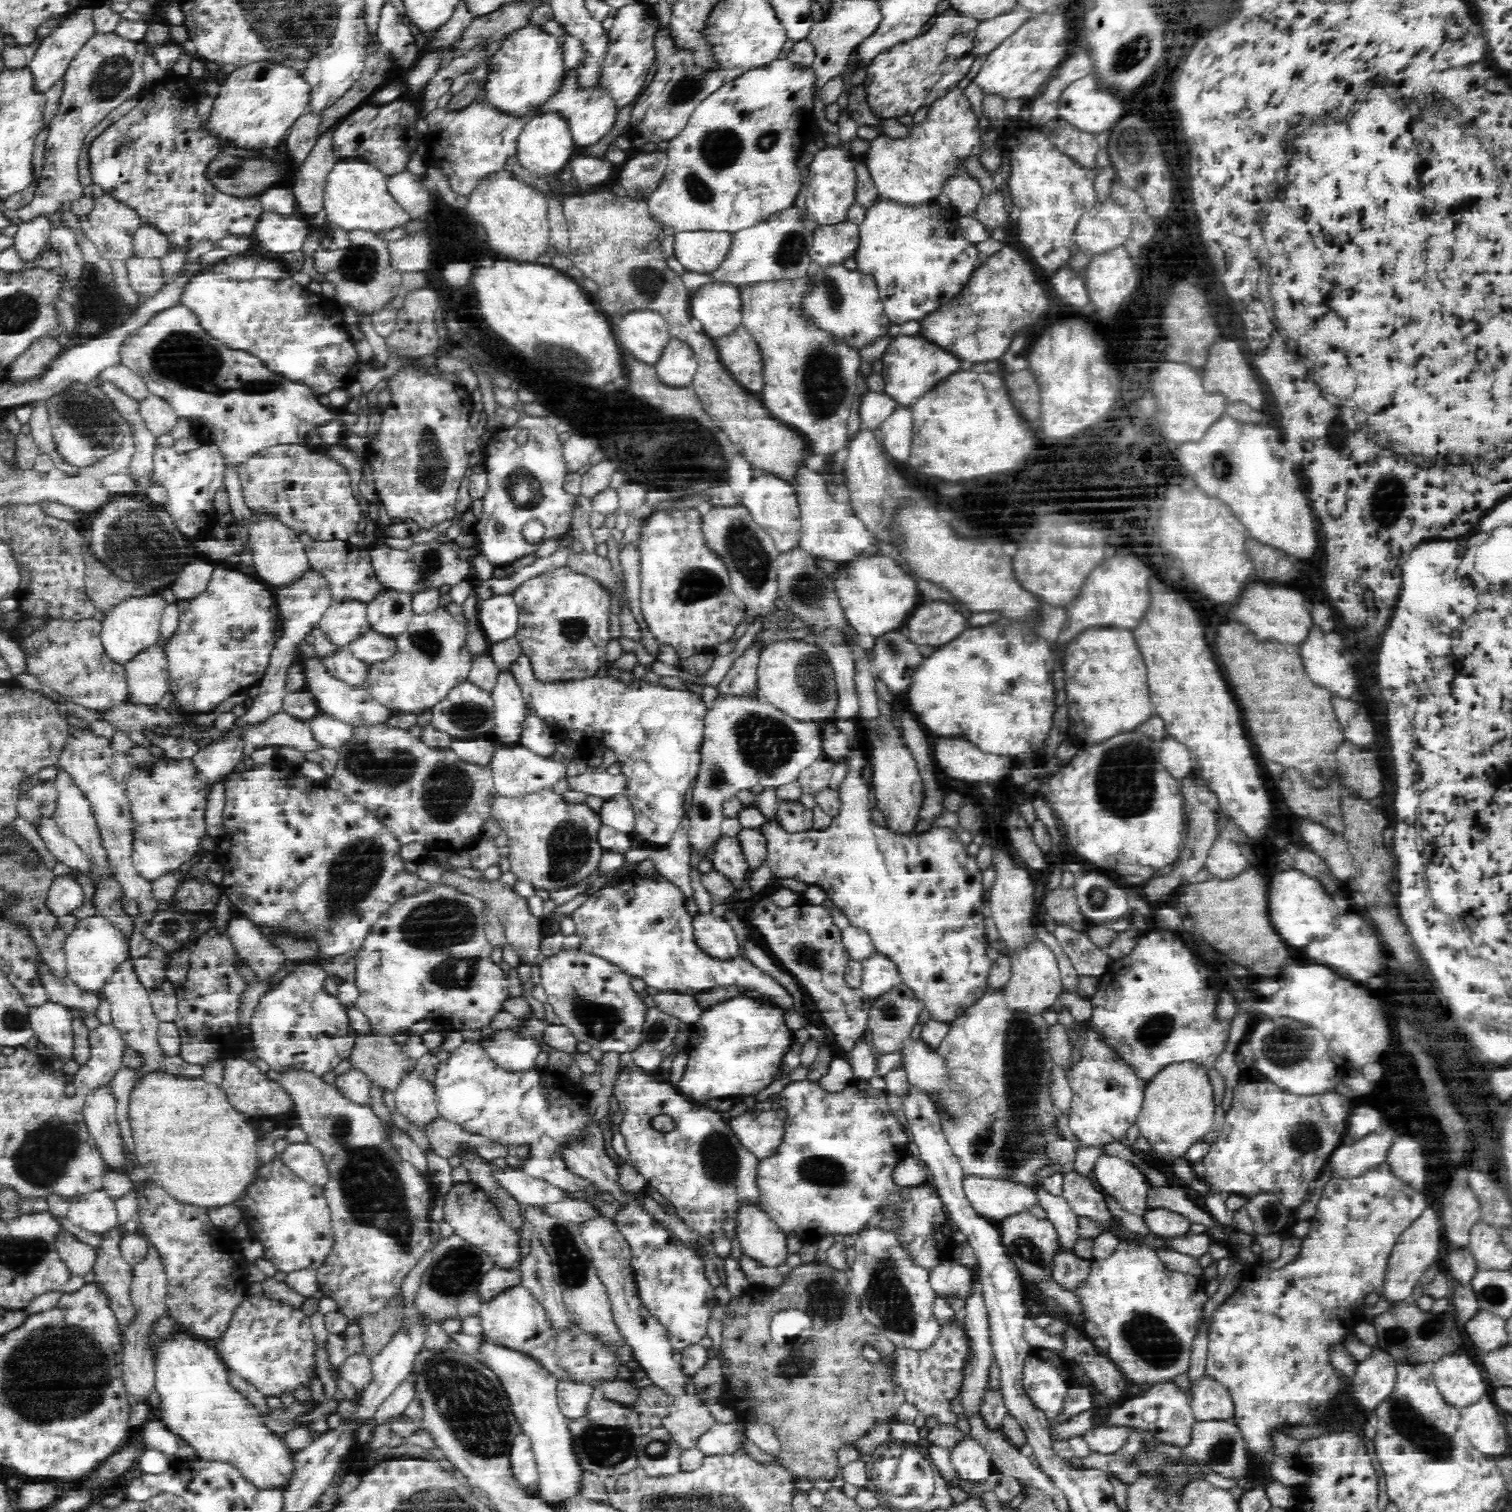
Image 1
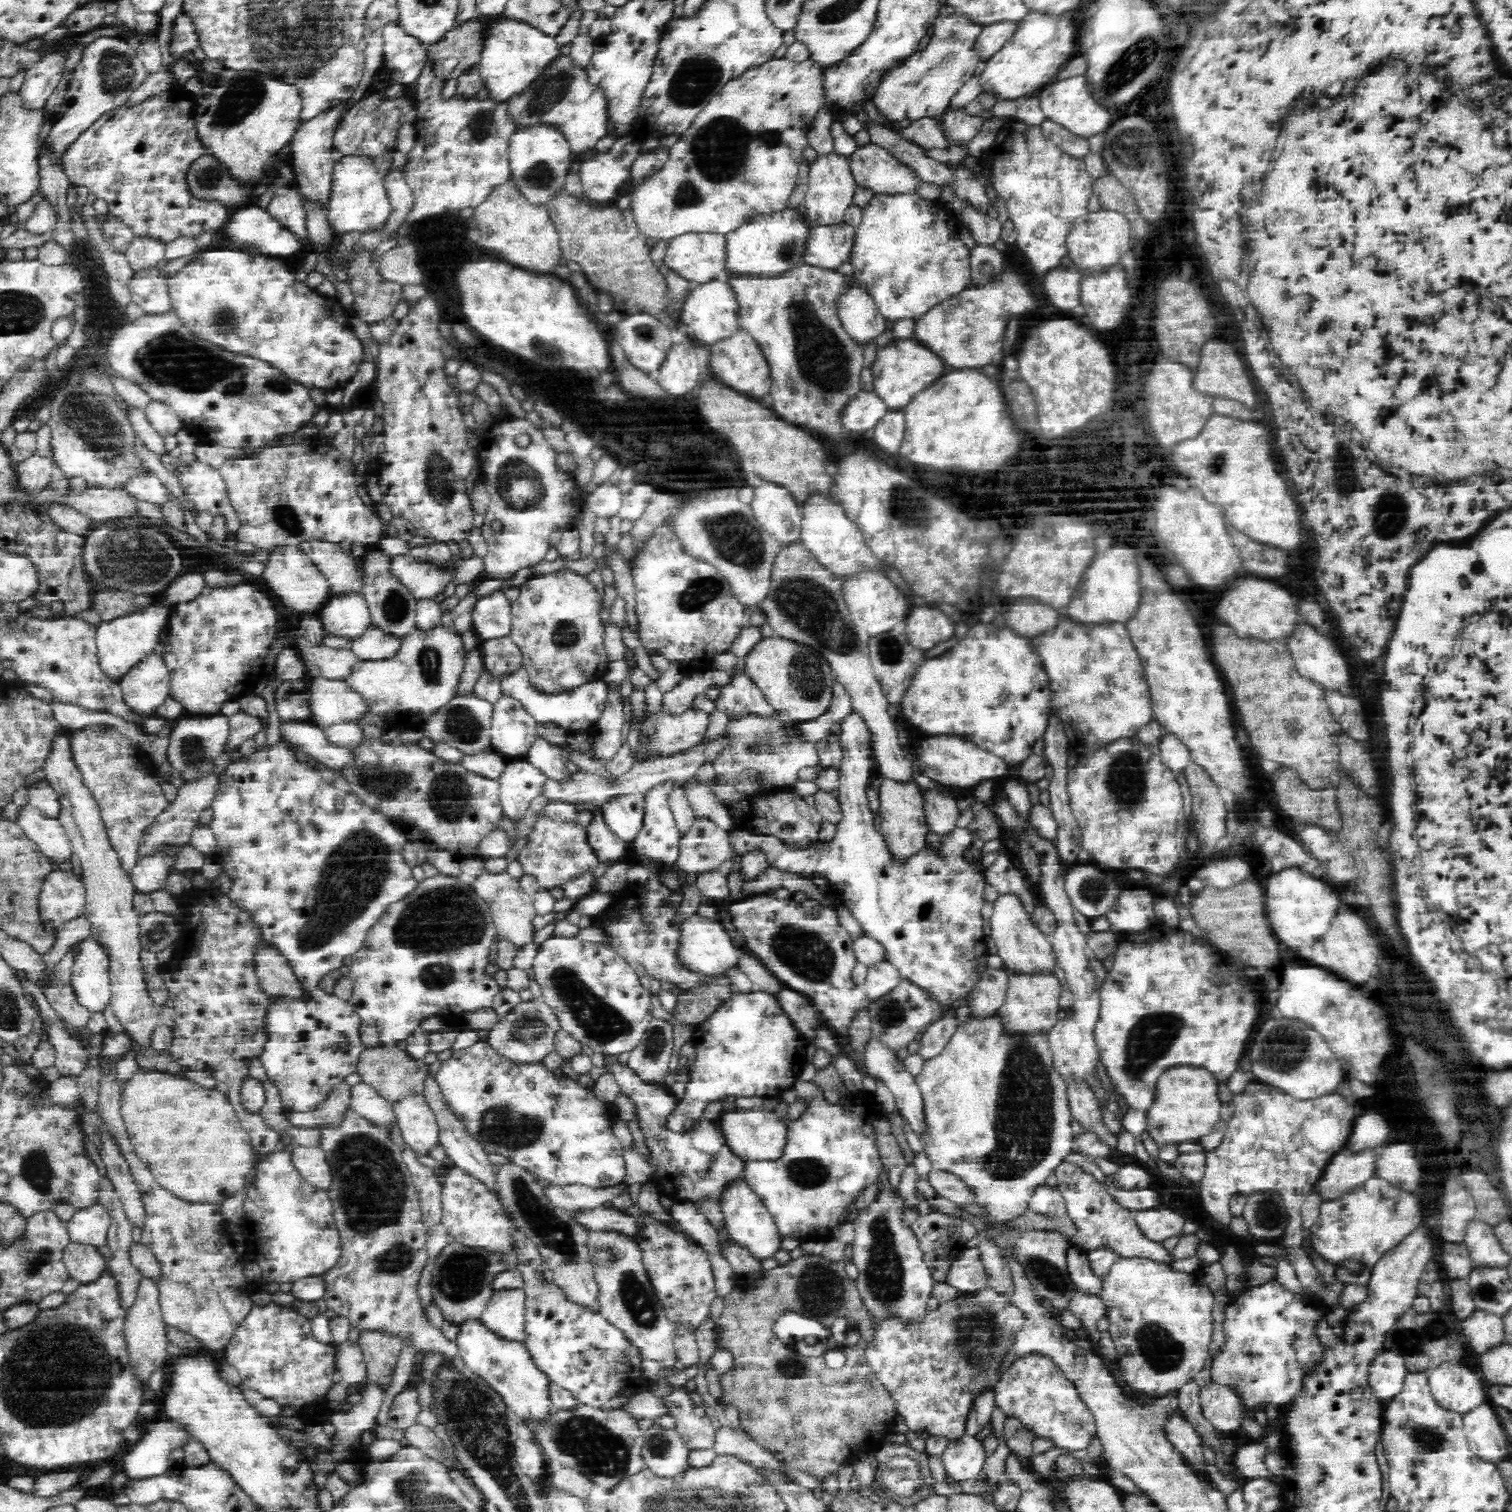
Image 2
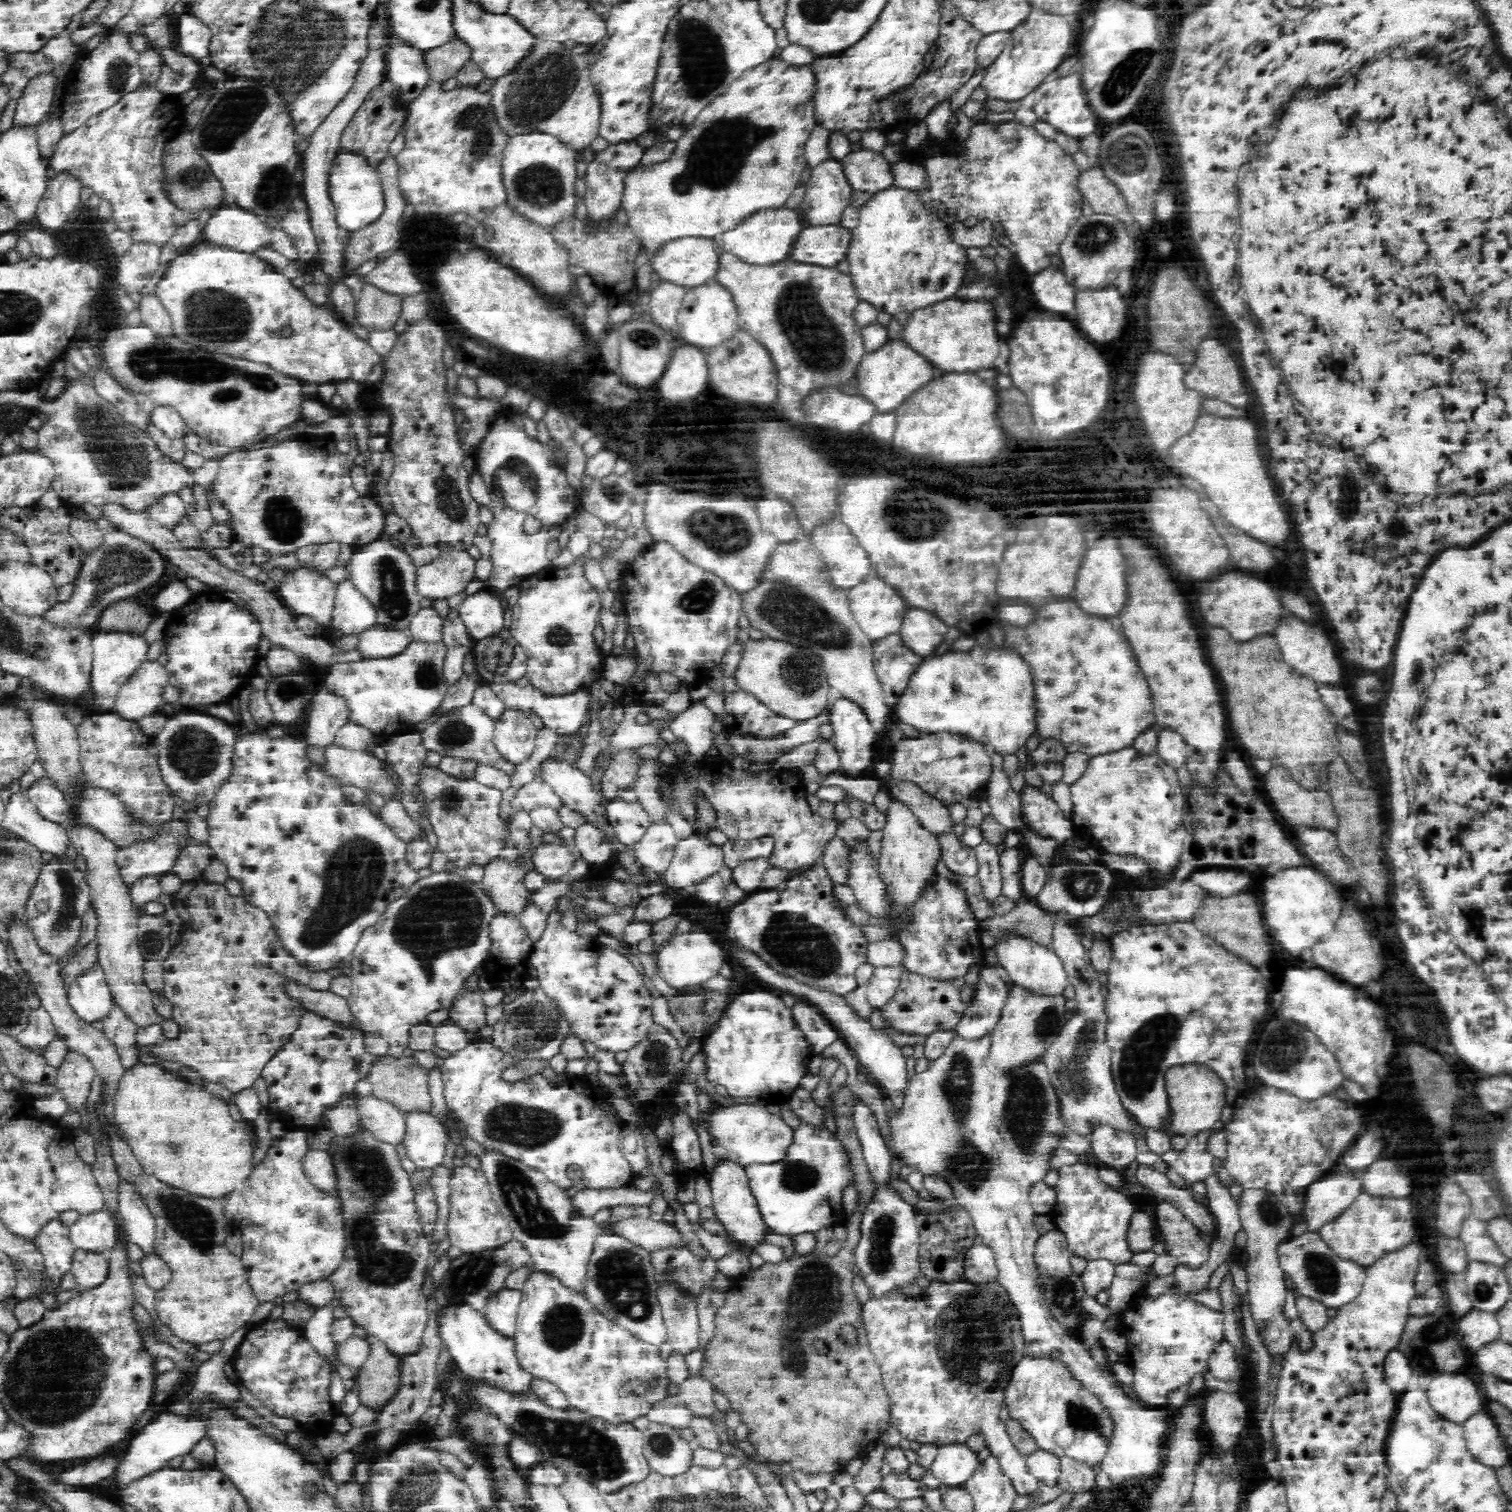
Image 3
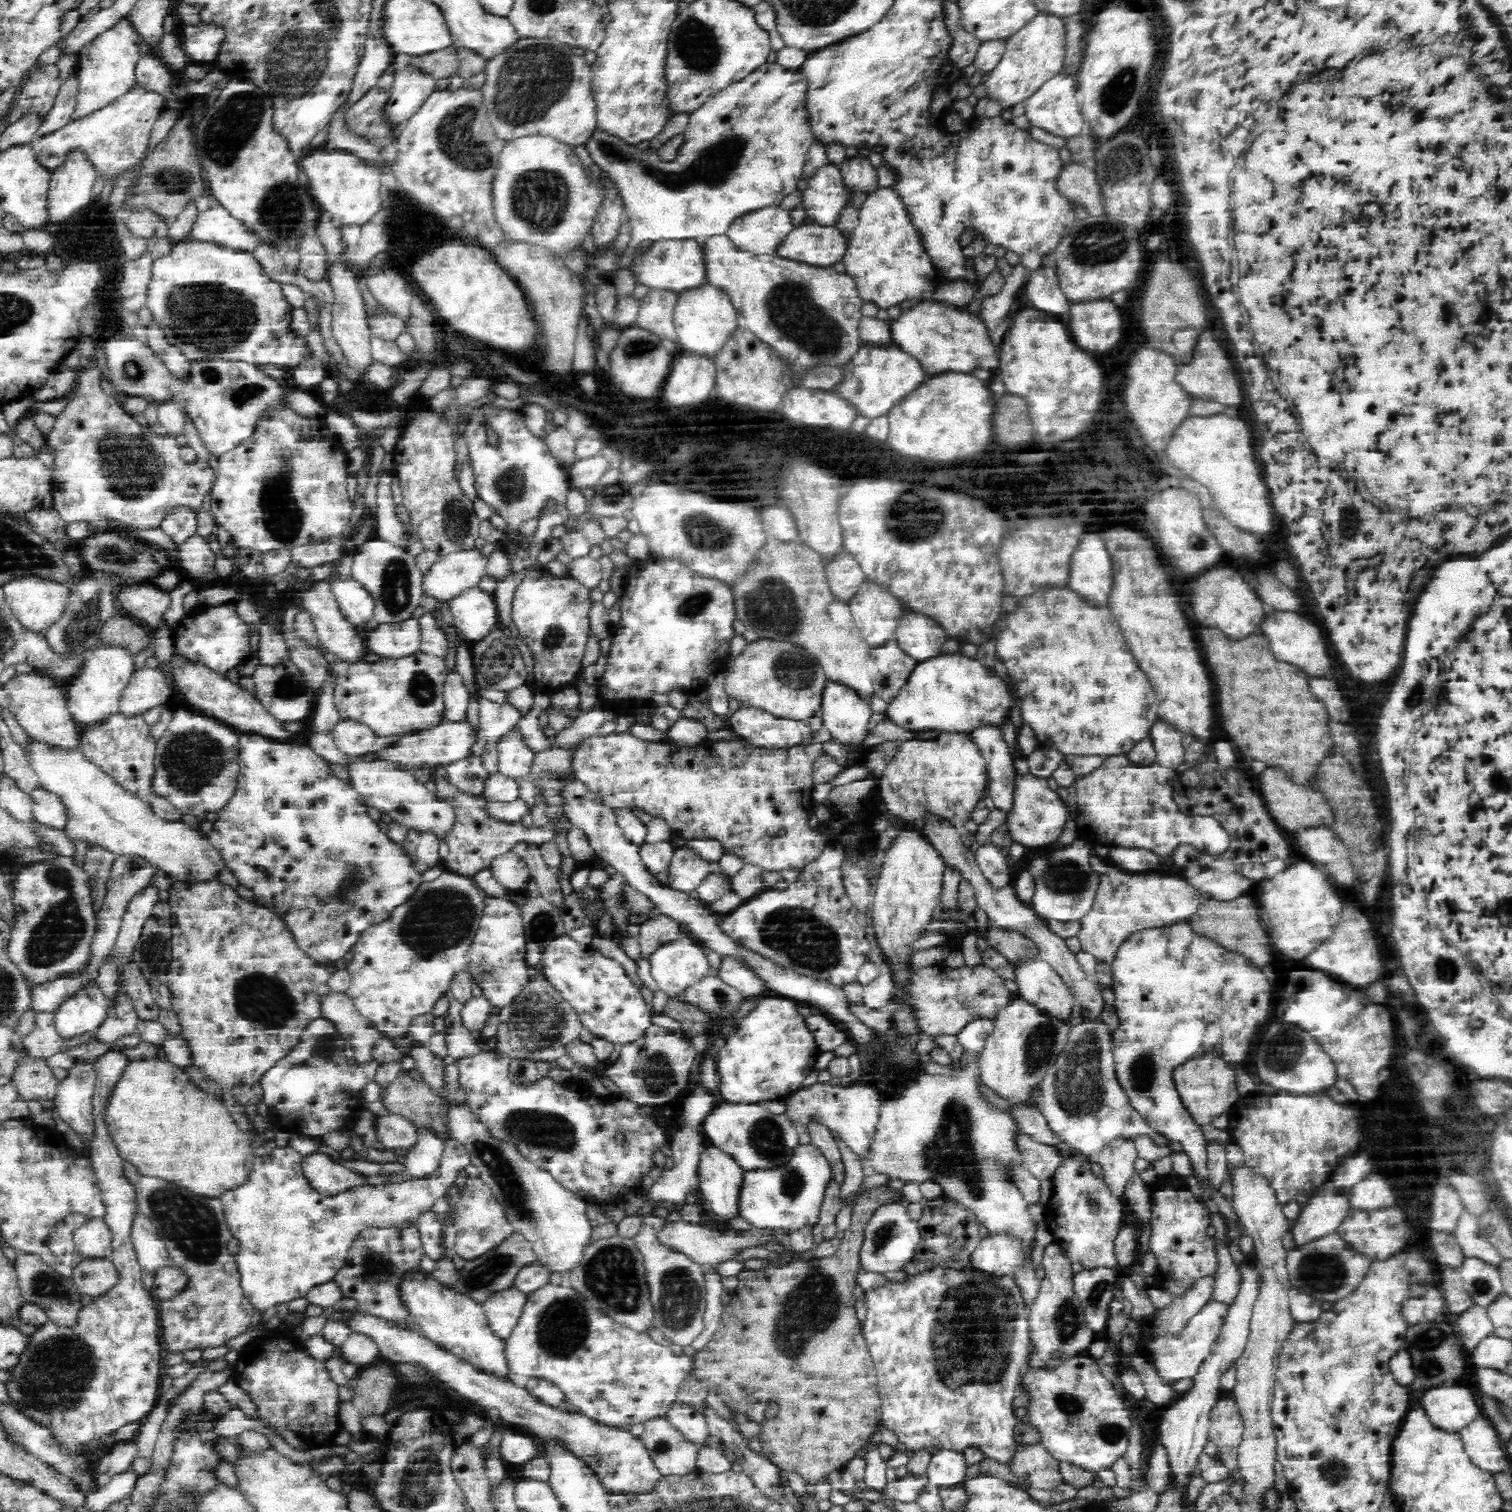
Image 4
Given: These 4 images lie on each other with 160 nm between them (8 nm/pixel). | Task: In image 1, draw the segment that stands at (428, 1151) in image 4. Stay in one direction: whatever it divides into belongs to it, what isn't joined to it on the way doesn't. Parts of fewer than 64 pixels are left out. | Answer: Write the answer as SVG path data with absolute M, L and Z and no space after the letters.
M418 1068L408 1071L395 1088L396 1109L412 1124L424 1128L437 1114L435 1088Z

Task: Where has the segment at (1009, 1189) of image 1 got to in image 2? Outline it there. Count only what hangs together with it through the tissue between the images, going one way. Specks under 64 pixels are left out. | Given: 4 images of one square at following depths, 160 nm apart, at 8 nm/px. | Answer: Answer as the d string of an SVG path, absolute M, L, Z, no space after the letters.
M934 1168L929 1172L927 1180L937 1192L937 1196L947 1198L958 1205L976 1202L976 1191L955 1174Z

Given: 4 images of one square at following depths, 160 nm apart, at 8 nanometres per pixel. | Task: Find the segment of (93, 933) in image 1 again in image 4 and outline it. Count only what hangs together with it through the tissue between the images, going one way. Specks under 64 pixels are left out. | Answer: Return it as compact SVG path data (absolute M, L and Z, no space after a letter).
M88 984L76 994L72 994L66 1002L62 1002L54 1014L57 1032L67 1040L90 1031L96 1032L107 1020L109 1004L96 984Z

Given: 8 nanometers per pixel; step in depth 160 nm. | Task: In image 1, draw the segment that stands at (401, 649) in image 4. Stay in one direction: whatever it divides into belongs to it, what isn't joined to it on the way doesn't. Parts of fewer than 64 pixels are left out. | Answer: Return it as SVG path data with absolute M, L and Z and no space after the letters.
M372 629L354 640L349 648L357 660L367 665L385 662L388 658L394 656L397 650L394 638L378 634Z

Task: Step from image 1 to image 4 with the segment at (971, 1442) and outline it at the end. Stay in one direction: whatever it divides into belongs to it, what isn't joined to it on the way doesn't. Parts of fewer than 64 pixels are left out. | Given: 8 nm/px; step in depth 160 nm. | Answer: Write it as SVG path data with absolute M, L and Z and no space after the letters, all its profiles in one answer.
M942 1449L932 1455L926 1474L933 1486L951 1488L963 1485L968 1468L963 1452Z

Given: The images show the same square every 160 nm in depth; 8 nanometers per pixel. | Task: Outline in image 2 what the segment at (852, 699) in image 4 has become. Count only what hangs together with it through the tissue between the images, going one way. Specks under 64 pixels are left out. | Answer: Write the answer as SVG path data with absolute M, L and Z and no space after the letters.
M852 712L842 720L840 746L842 747L842 762L839 765L838 796L841 806L841 819L836 823L832 840L814 841L813 843L794 847L784 843L782 839L766 833L753 833L736 827L730 834L730 848L741 856L750 849L760 848L766 853L769 866L780 872L800 874L804 878L822 878L834 890L834 894L841 900L852 916L862 927L863 934L877 940L883 948L885 959L898 970L901 979L918 986L934 1003L942 1014L950 1014L959 1003L964 1003L969 993L979 984L982 974L988 965L988 947L982 931L982 906L984 900L985 873L980 865L970 863L966 859L966 852L972 844L971 834L967 828L954 827L950 832L942 835L940 846L930 848L927 844L918 852L905 859L894 856L890 851L884 835L874 829L874 814L870 809L867 798L868 787L872 778L871 736L863 718Z

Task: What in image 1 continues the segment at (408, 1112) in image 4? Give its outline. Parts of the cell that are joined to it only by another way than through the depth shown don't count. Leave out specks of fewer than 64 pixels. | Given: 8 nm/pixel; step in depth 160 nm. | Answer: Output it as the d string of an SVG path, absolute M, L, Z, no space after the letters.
M372 1030L370 1034L359 1034L355 1038L349 1060L352 1068L366 1074L372 1084L392 1091L402 1076L417 1064L402 1055L401 1045L392 1037L381 1036Z

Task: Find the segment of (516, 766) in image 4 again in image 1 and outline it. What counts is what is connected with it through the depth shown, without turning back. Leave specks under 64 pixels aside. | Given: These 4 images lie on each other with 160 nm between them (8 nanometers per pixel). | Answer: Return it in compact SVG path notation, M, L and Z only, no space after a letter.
M510 669L498 673L491 690L494 707L494 728L490 738L503 743L518 743L521 722L525 715L525 702L521 688Z

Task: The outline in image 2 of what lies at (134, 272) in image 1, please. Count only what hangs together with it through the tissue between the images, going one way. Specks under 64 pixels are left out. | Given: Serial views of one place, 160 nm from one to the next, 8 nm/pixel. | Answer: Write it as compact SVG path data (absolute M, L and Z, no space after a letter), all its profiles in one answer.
M162 265L140 269L129 280L131 298L148 314L170 311L172 308L167 282L168 277Z

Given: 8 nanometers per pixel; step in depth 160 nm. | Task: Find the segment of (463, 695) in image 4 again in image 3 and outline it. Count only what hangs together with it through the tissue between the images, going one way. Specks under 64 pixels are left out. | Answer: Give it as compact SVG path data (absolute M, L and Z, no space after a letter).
M457 618L442 619L443 642L447 647L444 668L448 686L463 675L463 662L466 654L473 649L475 641L468 633L464 621Z

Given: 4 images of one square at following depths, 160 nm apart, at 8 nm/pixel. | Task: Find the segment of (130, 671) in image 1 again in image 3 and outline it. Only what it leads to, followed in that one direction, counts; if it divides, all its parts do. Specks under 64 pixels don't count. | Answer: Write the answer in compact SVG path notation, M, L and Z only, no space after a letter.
M145 661L134 671L128 682L123 684L122 688L118 691L112 712L117 713L122 718L134 721L143 716L156 715L161 705L165 702L164 690L166 690L166 686L168 685L169 676L164 665L157 661Z

